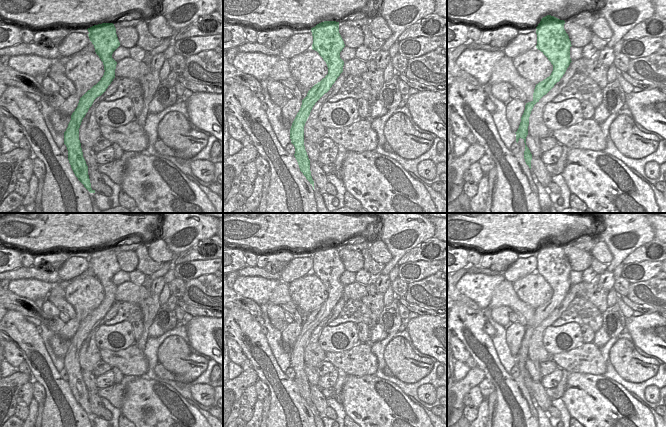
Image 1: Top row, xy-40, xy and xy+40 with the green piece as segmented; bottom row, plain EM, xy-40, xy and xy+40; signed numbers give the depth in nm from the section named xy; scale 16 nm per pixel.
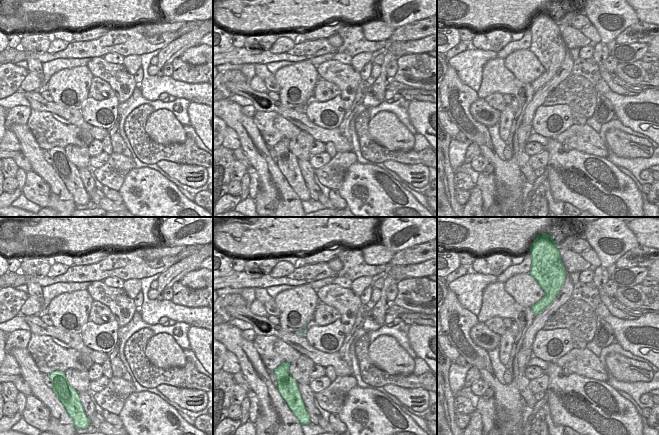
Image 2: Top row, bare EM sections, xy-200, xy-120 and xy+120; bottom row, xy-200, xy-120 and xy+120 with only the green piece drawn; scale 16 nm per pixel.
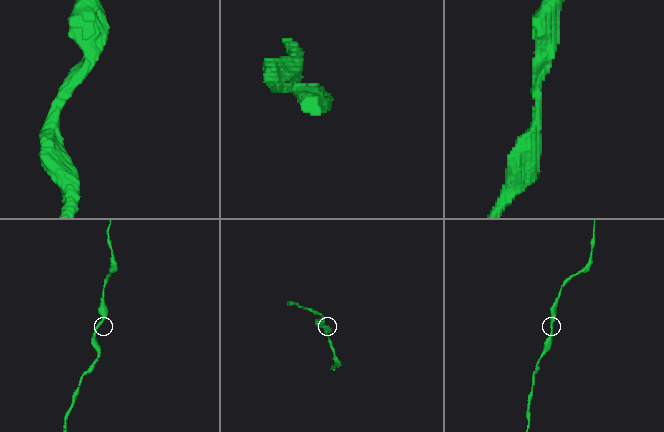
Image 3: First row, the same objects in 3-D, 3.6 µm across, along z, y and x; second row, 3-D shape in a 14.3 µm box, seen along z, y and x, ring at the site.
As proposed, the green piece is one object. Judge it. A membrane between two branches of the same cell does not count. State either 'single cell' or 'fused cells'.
single cell

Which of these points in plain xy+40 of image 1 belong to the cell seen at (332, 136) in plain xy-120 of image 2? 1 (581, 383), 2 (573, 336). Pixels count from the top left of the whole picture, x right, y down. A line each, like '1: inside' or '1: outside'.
1: outside
2: outside

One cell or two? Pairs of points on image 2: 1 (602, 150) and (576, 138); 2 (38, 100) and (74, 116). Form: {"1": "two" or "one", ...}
{"1": "one", "2": "one"}

